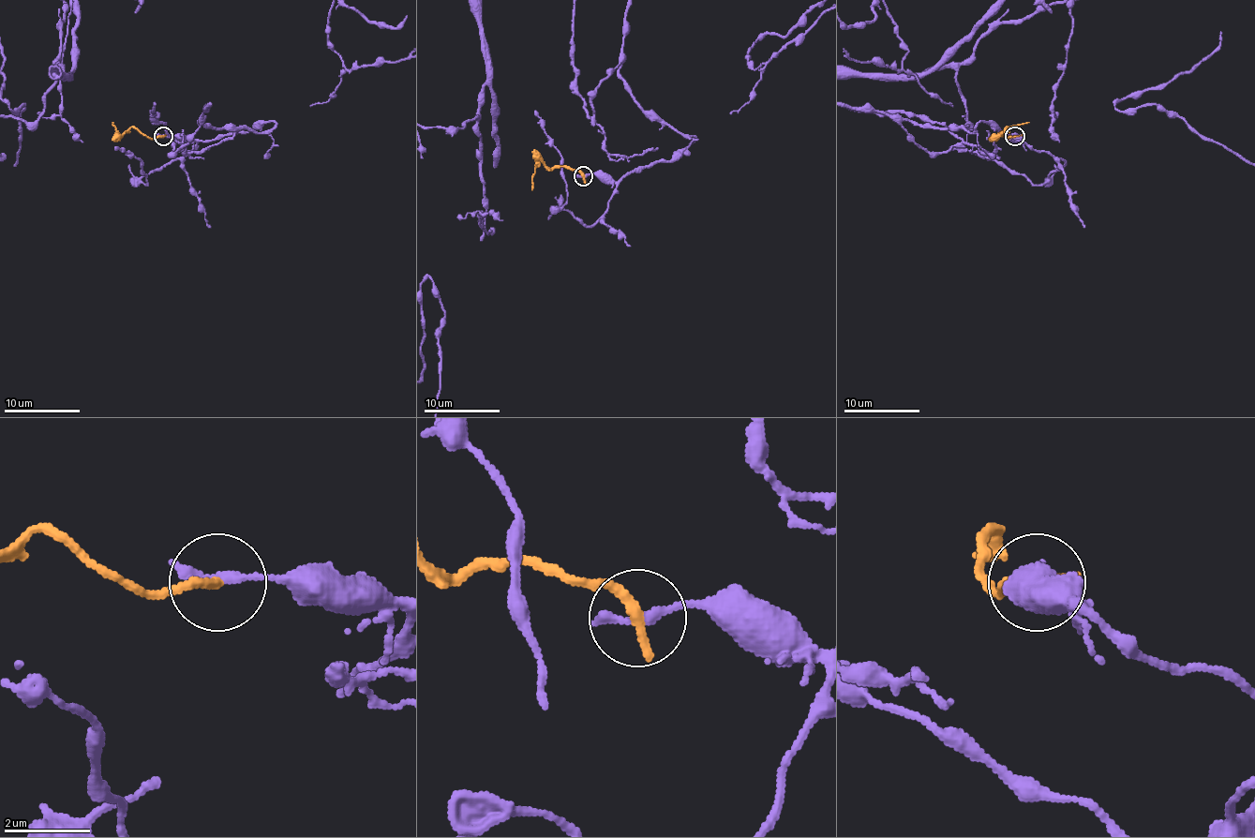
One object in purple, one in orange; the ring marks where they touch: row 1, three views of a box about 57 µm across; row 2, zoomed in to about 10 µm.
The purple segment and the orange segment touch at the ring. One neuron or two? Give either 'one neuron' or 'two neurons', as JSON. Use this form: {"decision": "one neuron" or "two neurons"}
{"decision": "two neurons"}

